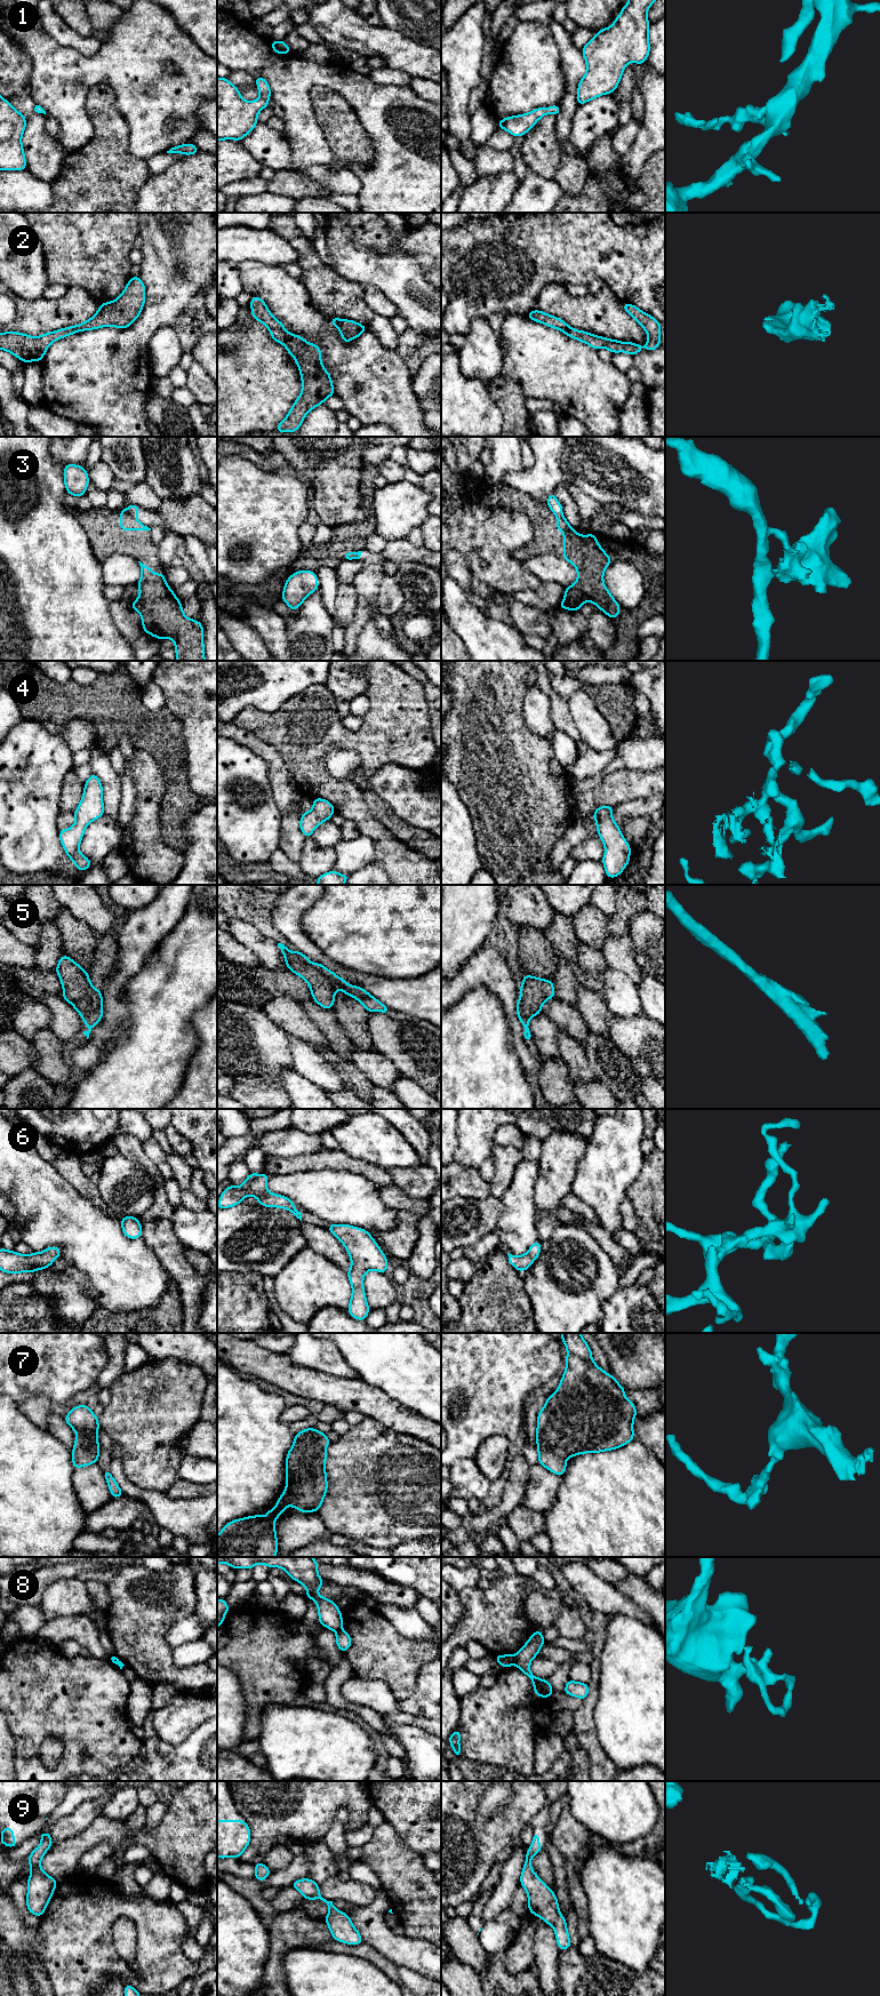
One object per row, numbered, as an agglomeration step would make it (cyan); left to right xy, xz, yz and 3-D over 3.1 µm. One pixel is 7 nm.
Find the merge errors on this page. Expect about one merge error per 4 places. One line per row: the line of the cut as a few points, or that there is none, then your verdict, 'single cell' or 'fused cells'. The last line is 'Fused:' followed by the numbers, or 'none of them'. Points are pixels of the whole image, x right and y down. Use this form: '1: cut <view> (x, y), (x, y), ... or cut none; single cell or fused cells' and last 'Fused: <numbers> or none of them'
1: cut none; single cell
2: cut none; single cell
3: cut xy (127, 510), (135, 518); fused cells
4: cut none; single cell
5: cut none; single cell
6: cut none; single cell
7: cut none; single cell
8: cut yz (516, 1657), (513, 1663); fused cells
9: cut none; single cell
Fused: 3, 8

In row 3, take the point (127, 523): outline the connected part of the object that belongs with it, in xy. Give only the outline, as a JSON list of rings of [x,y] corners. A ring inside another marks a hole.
[[[120,510],[120,529],[121,530],[151,530],[147,526],[131,517],[128,510]]]

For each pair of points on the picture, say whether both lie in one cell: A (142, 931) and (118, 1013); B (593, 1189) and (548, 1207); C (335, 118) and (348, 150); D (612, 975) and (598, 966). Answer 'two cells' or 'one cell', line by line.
A: one cell
B: two cells
C: one cell
D: two cells

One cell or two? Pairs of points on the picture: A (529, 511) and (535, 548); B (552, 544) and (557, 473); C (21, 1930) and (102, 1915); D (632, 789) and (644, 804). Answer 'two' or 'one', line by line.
A: one
B: two
C: two
D: two

